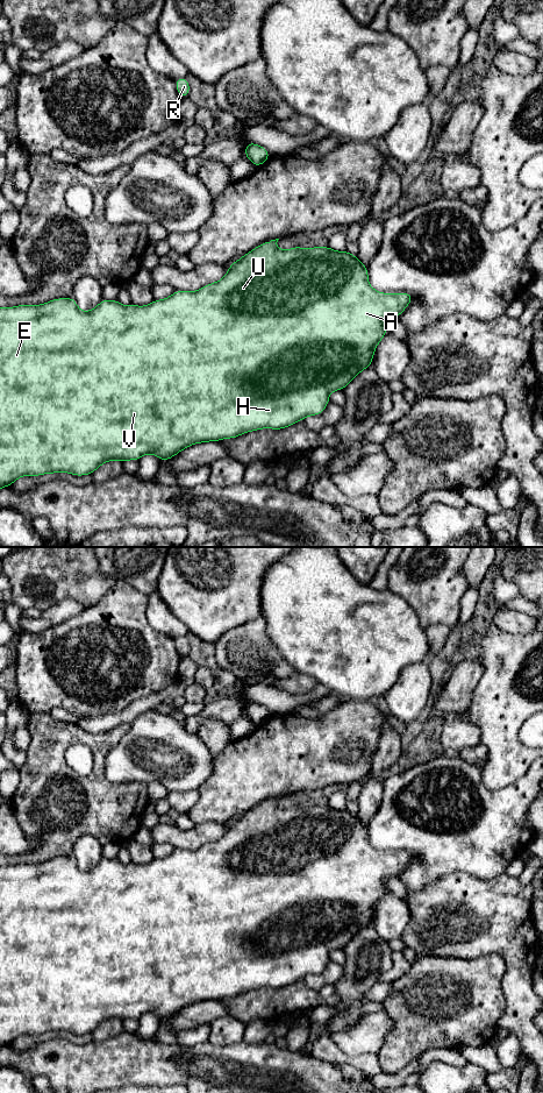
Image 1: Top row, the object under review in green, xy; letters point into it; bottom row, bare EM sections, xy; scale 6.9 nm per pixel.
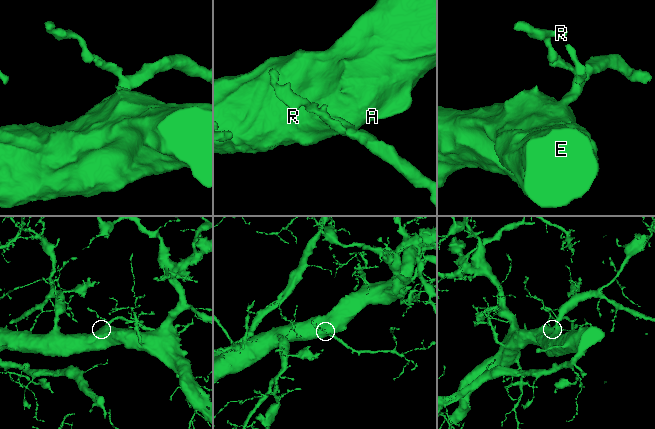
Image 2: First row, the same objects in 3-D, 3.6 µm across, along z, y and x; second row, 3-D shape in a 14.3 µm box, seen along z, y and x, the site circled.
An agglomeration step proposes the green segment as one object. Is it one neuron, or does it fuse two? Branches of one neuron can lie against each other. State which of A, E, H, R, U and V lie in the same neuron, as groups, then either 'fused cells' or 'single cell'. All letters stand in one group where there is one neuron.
A E H R U V | single cell

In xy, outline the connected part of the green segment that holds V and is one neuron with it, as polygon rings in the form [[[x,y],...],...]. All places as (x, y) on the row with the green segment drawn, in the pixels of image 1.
[[[279,239],[260,243],[240,260],[236,260],[229,265],[224,277],[215,283],[209,283],[197,291],[178,291],[176,290],[170,297],[164,299],[155,299],[145,306],[134,305],[123,306],[117,299],[102,299],[91,311],[83,312],[73,297],[56,298],[40,305],[22,304],[12,307],[0,307],[0,489],[10,487],[17,478],[22,476],[42,476],[44,474],[69,473],[73,476],[92,475],[100,466],[108,461],[138,461],[145,454],[156,455],[162,461],[167,461],[187,447],[201,442],[220,441],[223,439],[234,439],[248,432],[253,432],[263,428],[284,430],[291,425],[302,421],[308,416],[320,416],[330,403],[329,395],[333,391],[342,391],[348,384],[357,377],[364,369],[371,367],[374,356],[374,350],[381,339],[388,334],[385,327],[385,321],[399,315],[408,307],[414,299],[412,293],[383,293],[374,290],[369,283],[367,267],[364,265],[357,256],[348,250],[336,251],[329,246],[301,248],[293,247],[287,250],[280,250],[277,247]]]

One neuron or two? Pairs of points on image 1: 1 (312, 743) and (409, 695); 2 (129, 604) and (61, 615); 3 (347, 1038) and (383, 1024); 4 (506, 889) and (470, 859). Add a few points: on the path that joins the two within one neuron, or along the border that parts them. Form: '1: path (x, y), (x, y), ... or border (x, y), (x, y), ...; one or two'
1: border (344, 697), (369, 701); two
2: border (85, 608), (57, 624); two
3: path (356, 1038), (365, 1037), (373, 1029); one
4: border (465, 872), (484, 879), (491, 879), (504, 873); two

